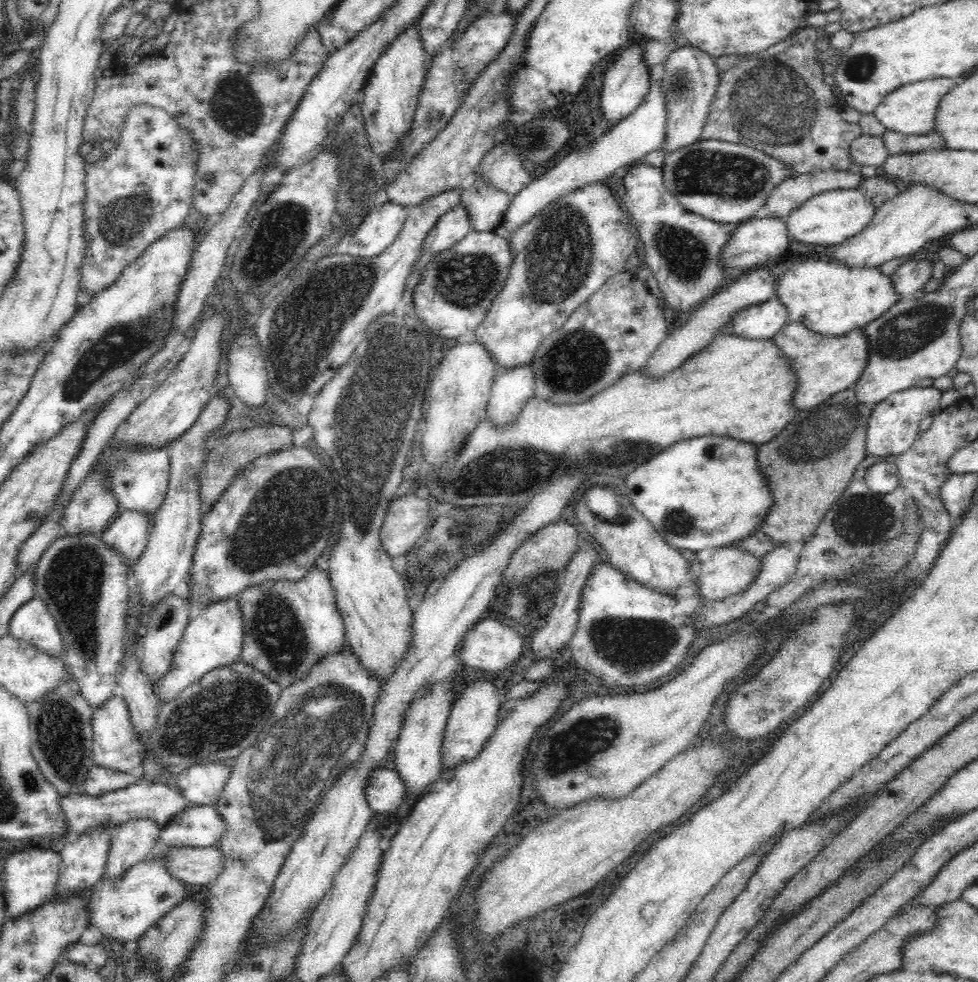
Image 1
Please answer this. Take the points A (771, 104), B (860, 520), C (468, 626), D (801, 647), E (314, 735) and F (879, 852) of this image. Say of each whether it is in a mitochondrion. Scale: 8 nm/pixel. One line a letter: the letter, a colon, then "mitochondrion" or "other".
A: mitochondrion
B: mitochondrion
C: other
D: mitochondrion
E: mitochondrion
F: other

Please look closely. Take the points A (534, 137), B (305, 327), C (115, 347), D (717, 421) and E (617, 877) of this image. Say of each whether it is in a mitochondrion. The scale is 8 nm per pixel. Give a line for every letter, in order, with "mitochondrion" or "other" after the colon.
A: mitochondrion
B: mitochondrion
C: mitochondrion
D: other
E: other

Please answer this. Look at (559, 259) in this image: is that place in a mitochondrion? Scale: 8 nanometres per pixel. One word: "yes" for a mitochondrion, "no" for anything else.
yes

